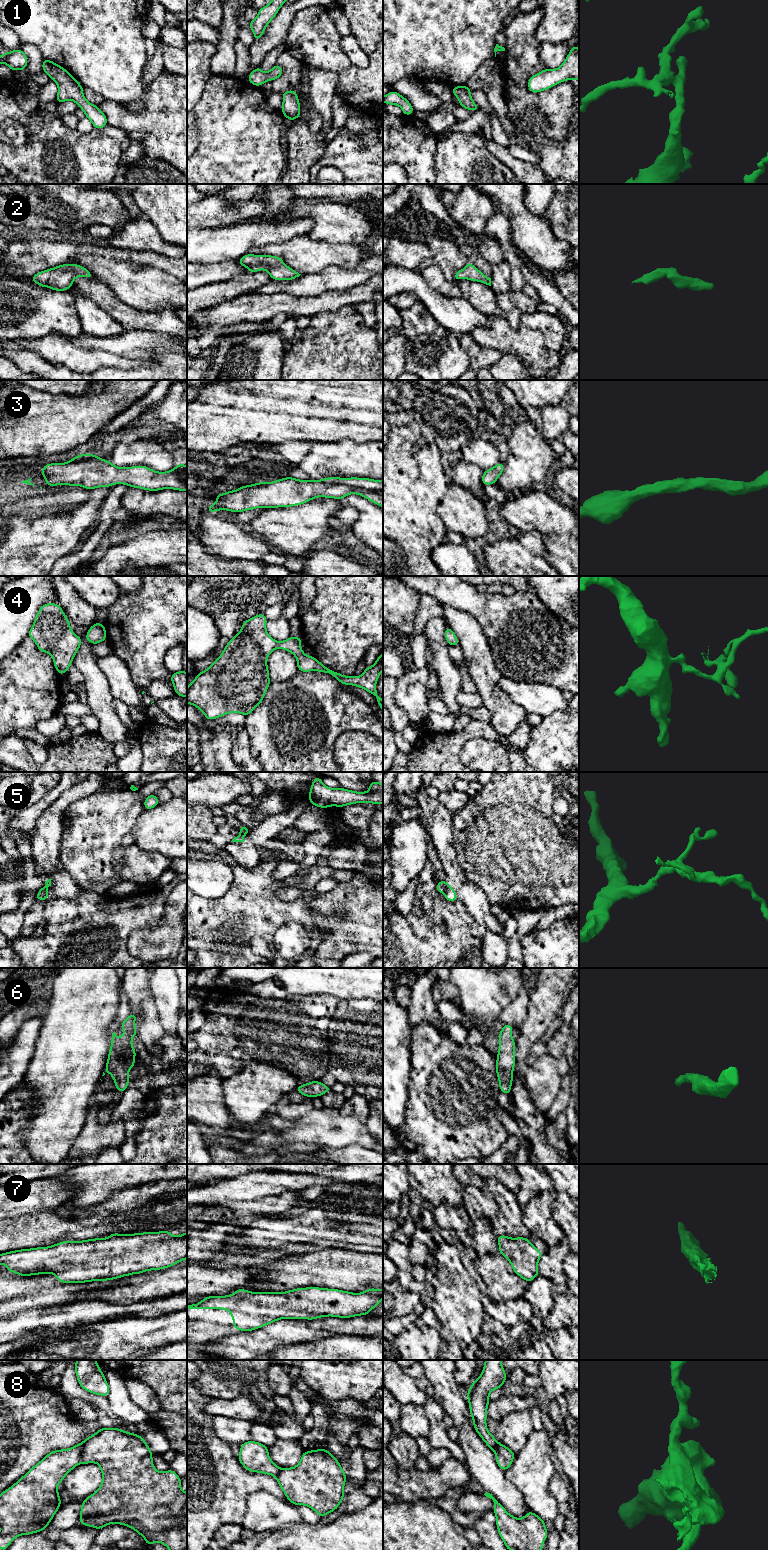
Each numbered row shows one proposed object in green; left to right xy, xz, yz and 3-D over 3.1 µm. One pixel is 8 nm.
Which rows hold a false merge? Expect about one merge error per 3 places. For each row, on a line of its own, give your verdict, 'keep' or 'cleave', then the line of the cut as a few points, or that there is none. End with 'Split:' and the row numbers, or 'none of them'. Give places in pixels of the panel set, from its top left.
1: keep; no cut
2: keep; no cut
3: keep; no cut
4: keep; no cut
5: cleave; cut in yz along (446, 886), (444, 892)
6: keep; no cut
7: keep; no cut
8: cleave; cut in xy along (84, 1441), (79, 1462)
Split: 5, 8

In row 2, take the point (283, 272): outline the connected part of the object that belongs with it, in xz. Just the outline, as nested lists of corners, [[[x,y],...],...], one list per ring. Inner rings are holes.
[[[246,254],[238,259],[238,263],[247,267],[250,273],[265,269],[271,279],[278,281],[294,280],[301,275],[285,265],[281,257],[271,255]]]

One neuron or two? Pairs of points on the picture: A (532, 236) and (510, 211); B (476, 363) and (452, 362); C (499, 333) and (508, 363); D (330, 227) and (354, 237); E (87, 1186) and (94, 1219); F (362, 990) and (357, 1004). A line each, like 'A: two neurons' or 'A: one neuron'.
A: one neuron
B: two neurons
C: two neurons
D: one neuron
E: two neurons
F: two neurons

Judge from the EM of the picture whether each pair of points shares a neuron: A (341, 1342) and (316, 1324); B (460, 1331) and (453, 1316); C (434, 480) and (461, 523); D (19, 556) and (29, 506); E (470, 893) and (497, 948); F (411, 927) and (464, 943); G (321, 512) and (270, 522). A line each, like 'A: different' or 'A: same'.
A: different
B: different
C: different
D: different
E: different
F: same
G: same

